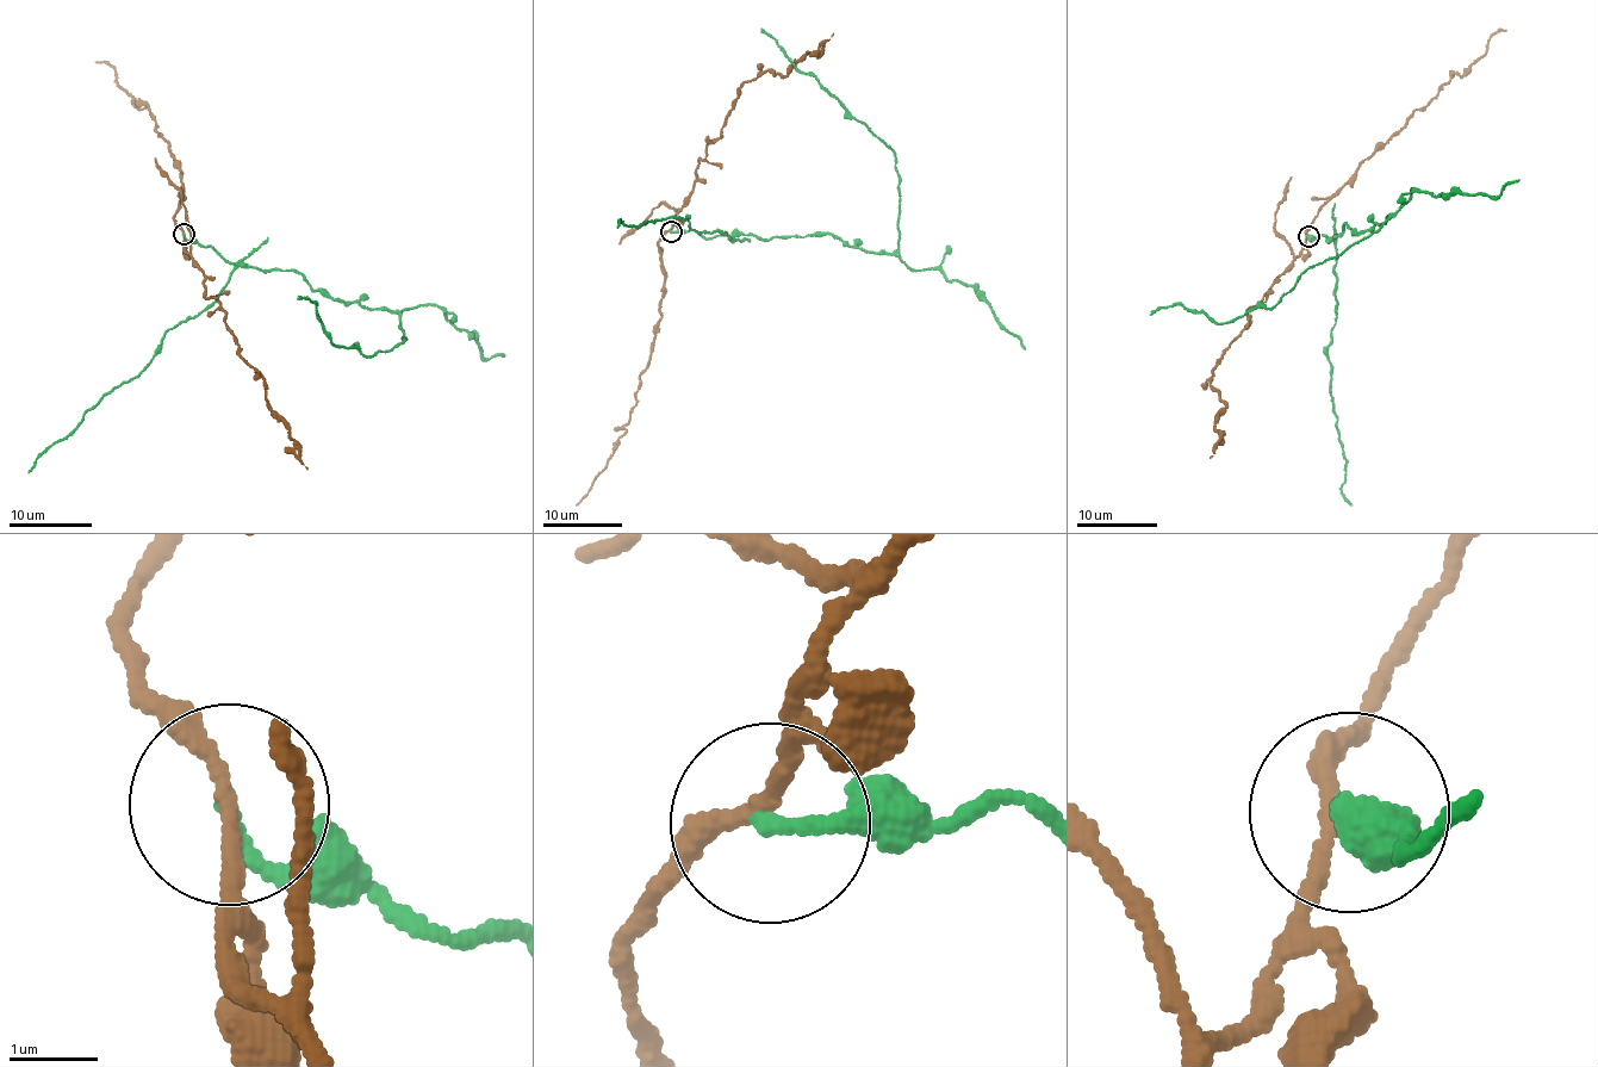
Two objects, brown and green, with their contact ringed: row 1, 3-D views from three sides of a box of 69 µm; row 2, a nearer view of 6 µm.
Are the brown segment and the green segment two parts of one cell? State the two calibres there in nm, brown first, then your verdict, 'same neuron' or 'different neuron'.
170 nm thick on the brown side, 180 nm on the other; different neuron

